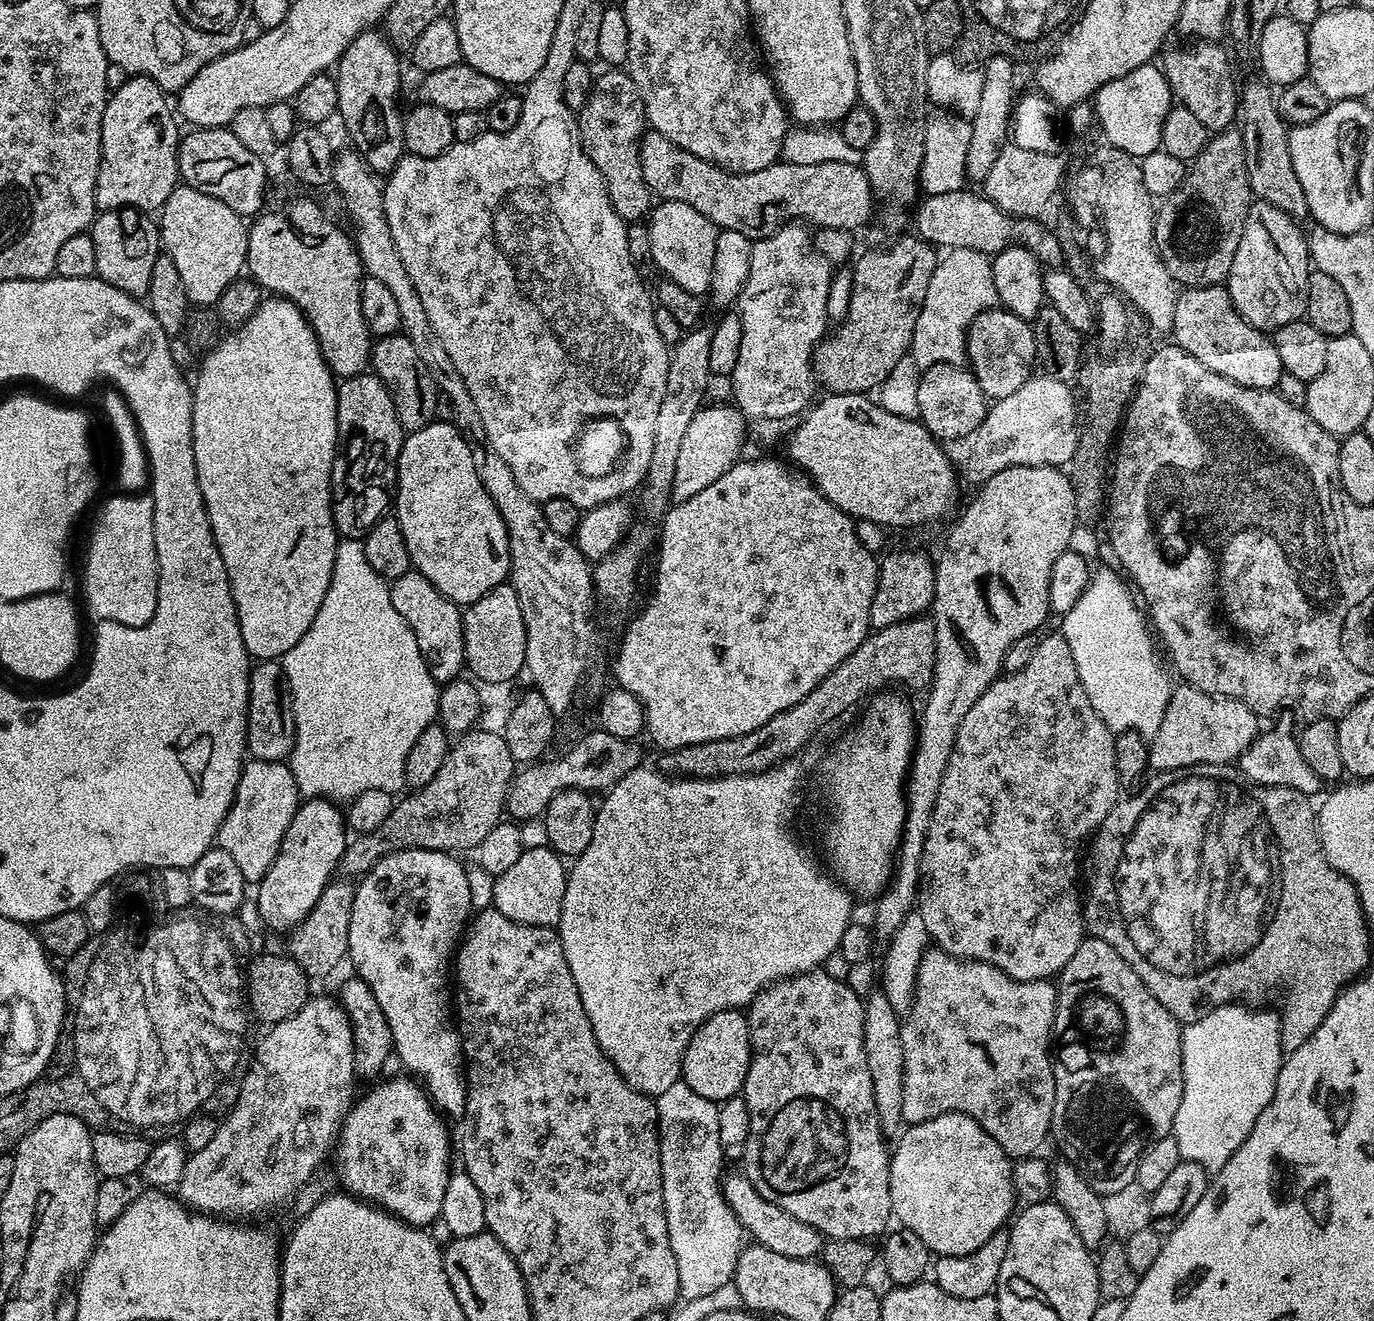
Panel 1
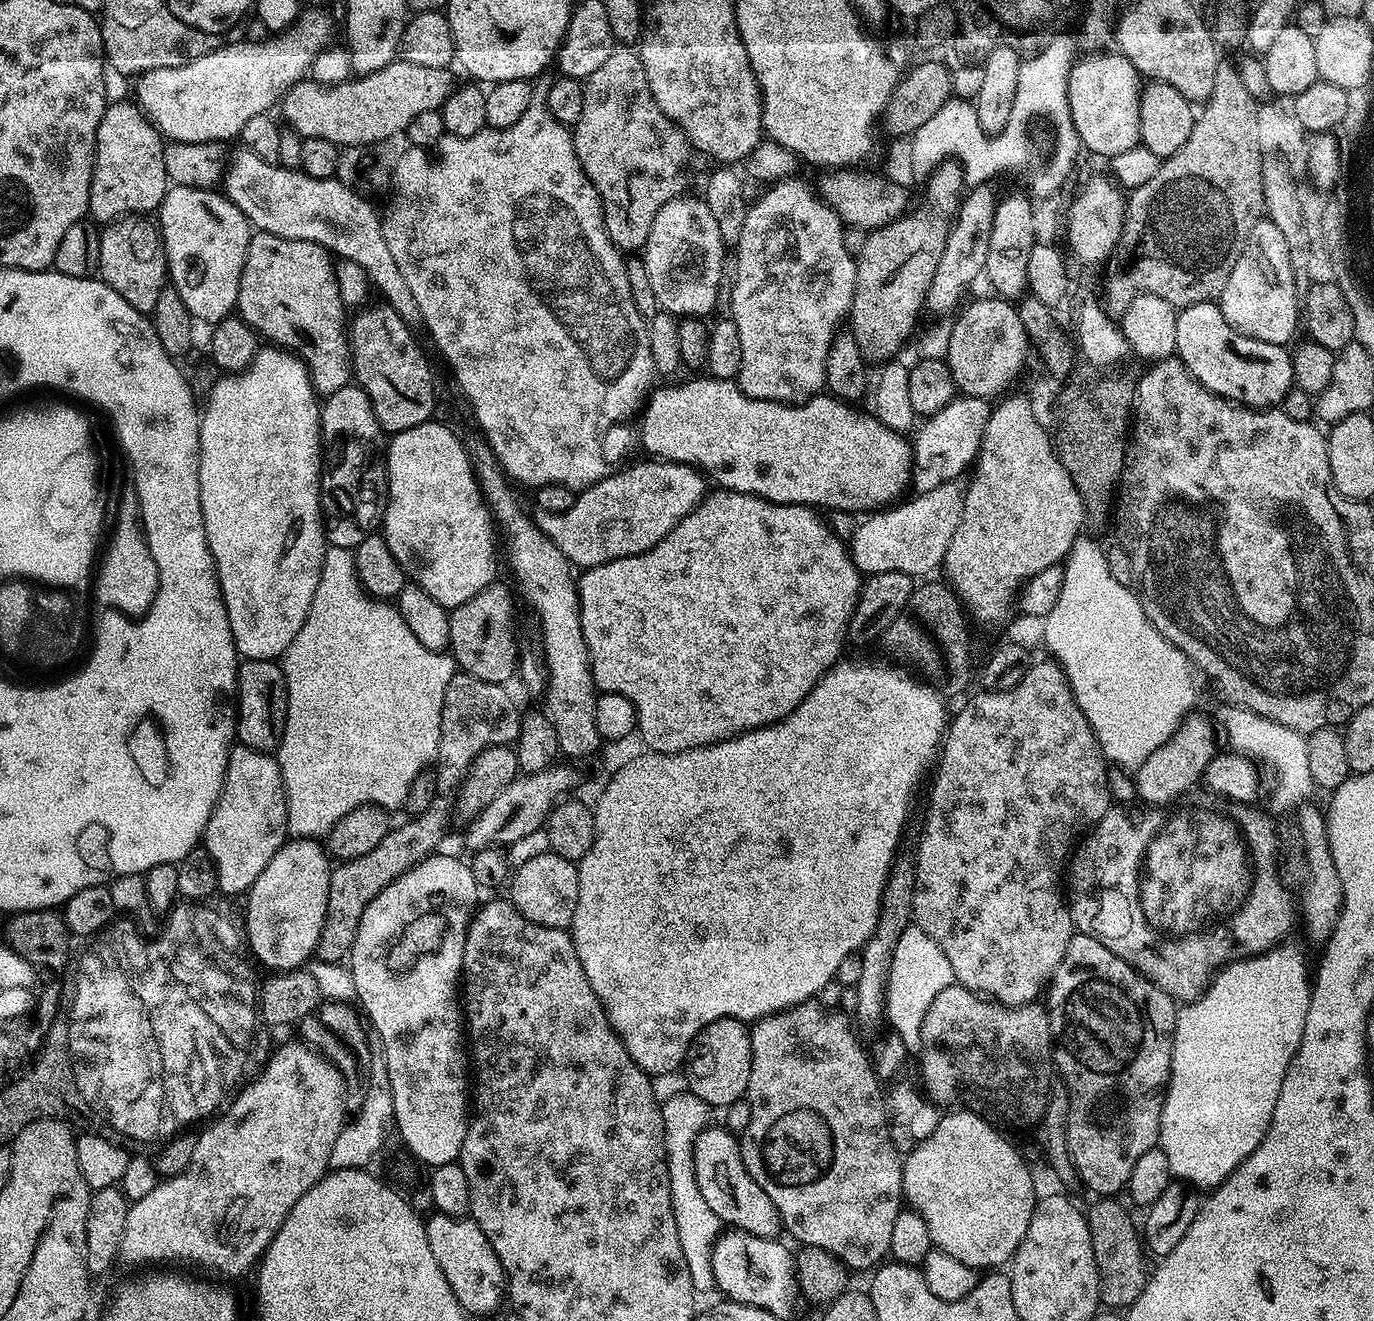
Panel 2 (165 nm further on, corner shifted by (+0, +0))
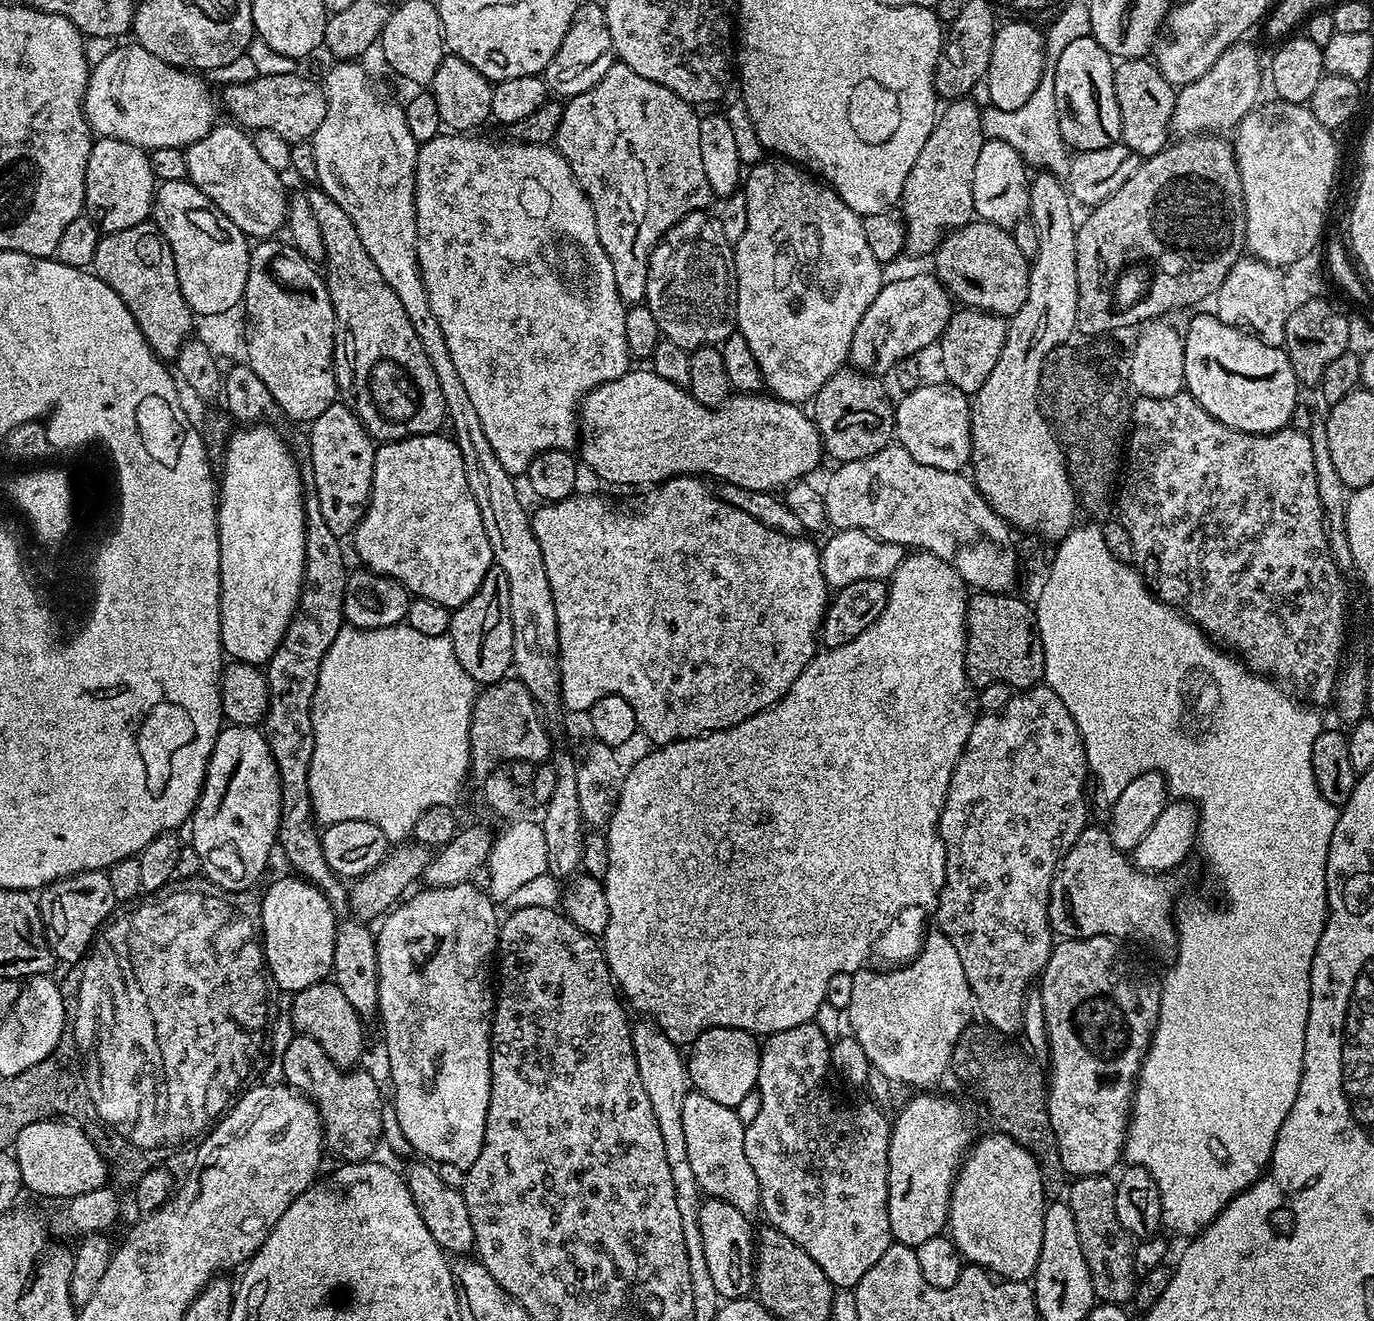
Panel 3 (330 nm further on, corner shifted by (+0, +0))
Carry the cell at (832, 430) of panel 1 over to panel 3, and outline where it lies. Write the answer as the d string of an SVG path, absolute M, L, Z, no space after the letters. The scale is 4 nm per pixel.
M633 367L626 374L622 374L622 378L614 378L614 382L608 382L601 388L596 388L591 394L585 396L584 401L580 404L578 413L578 456L583 467L585 464L598 479L605 480L608 484L648 484L647 486L655 486L663 484L665 480L670 480L673 476L699 474L704 478L713 476L716 482L746 486L746 490L762 490L763 492L775 493L777 490L787 489L790 484L811 477L808 475L819 466L820 456L822 457L820 435L816 425L812 423L809 413L801 405L789 404L787 400L777 400L768 394L733 394L717 408L707 408L702 406L702 402L698 402L692 397L687 387L674 382L666 382L666 378L662 378L658 373L649 370L647 367L636 367Z

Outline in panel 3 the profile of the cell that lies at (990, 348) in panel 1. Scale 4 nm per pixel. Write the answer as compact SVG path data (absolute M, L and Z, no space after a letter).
M965 306L953 311L938 341L942 346L942 363L946 366L947 383L967 394L982 390L982 382L990 378L990 370L994 370L1002 355L1002 346L1006 346L1007 333L1008 320L1003 316Z

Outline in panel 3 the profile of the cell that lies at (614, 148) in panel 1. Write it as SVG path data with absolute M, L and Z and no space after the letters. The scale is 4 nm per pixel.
M619 62L612 64L610 70L606 70L606 74L602 74L602 82L590 86L590 90L571 97L564 104L562 122L558 126L554 147L566 158L574 178L580 184L580 189L584 191L586 198L592 204L594 222L598 226L598 238L602 242L602 250L606 250L606 254L610 258L610 266L614 266L614 286L618 286L618 294L624 299L625 305L636 306L645 299L648 260L652 256L652 251L656 249L657 242L668 233L668 229L676 225L683 216L707 209L708 203L713 203L714 197L710 190L710 182L706 182L706 170L702 170L702 149L698 146L701 117L696 116L696 112L697 109L693 105L678 98L678 94L674 94L666 86L662 86L658 82L650 82L650 78L642 78L642 74L636 74L630 66Z

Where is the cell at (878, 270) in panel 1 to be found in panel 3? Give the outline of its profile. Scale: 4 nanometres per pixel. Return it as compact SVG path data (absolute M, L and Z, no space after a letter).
M968 98L953 100L945 108L948 109L945 112L943 109L937 115L934 130L930 134L930 138L926 138L926 146L922 146L910 174L906 174L906 186L902 190L898 205L899 215L904 221L907 247L909 249L916 248L916 252L920 256L926 255L927 252L927 256L935 253L940 241L949 232L974 220L976 211L974 206L974 165L978 163L978 154L982 154L982 146L986 139L980 121L981 109Z

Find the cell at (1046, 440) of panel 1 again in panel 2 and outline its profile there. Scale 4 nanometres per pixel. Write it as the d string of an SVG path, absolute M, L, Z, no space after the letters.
M951 482L912 498L873 511L857 523L850 541L850 557L862 574L901 572L913 578L924 578L928 576L927 572L935 568L937 571L943 565L950 538L954 538L954 530L958 530L958 522L962 518L964 493L961 485Z

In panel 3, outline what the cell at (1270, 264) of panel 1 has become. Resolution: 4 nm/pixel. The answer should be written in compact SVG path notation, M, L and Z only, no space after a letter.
M1245 255L1226 274L1222 286L1217 290L1214 315L1224 324L1243 328L1267 344L1283 345L1289 310L1283 290L1284 274L1277 265L1267 264L1255 256Z

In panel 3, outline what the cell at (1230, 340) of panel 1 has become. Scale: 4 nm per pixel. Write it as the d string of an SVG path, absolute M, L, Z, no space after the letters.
M1214 314L1196 316L1188 324L1184 338L1184 387L1218 422L1230 426L1239 432L1249 432L1255 436L1264 436L1267 432L1276 432L1289 427L1291 414L1297 406L1296 388L1298 381L1294 366L1283 347L1262 342L1251 332L1224 324Z

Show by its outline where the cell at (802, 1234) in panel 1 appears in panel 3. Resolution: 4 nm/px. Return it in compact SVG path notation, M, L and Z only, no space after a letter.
M695 1090L689 1091L686 1102L682 1102L682 1131L686 1134L686 1155L690 1158L690 1170L694 1170L694 1178L698 1182L701 1193L705 1197L721 1200L737 1208L745 1214L755 1213L760 1206L758 1177L746 1159L744 1145L744 1129L746 1125L738 1122L735 1108L722 1106L722 1102L714 1102L714 1098L706 1098L706 1094Z

